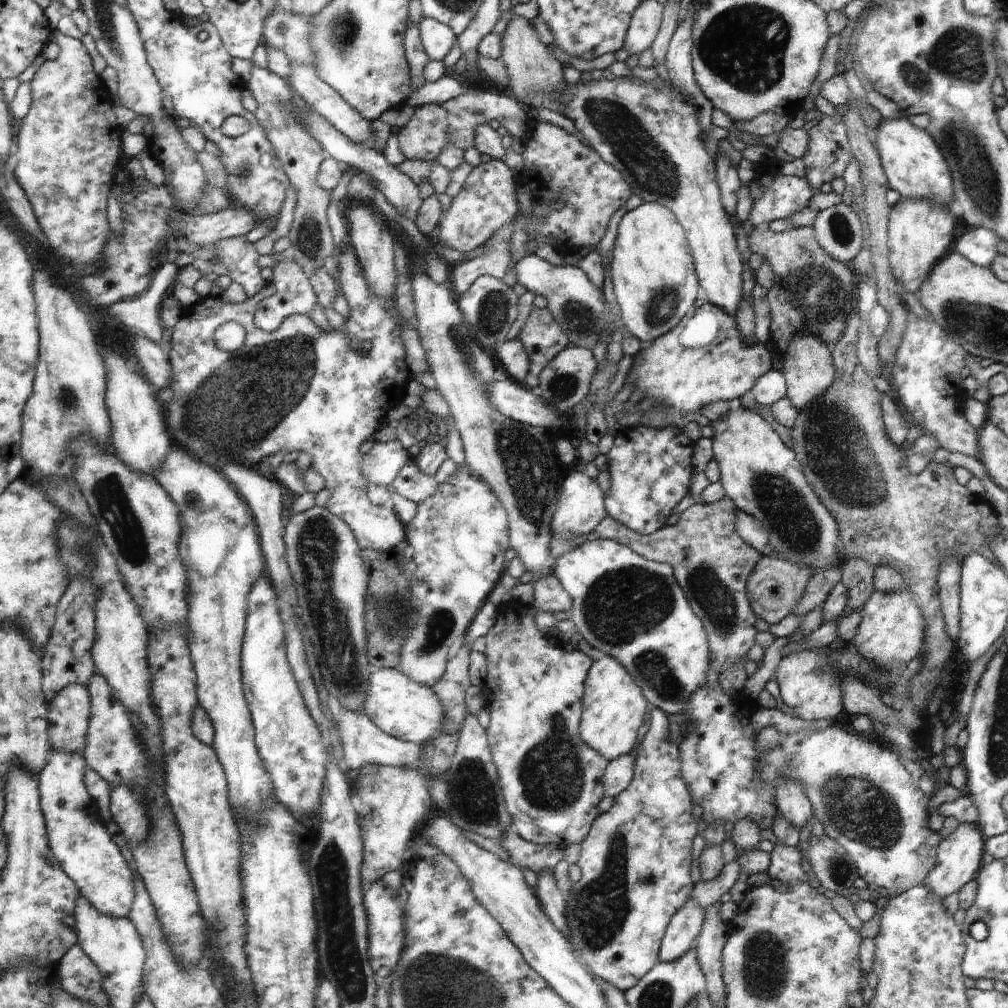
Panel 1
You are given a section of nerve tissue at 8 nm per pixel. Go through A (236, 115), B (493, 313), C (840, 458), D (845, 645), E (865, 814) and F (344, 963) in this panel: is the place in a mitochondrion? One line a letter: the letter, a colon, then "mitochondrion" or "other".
A: other
B: mitochondrion
C: mitochondrion
D: other
E: mitochondrion
F: mitochondrion

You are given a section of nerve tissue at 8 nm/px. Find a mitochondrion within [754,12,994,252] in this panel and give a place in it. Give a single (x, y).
(959, 54)

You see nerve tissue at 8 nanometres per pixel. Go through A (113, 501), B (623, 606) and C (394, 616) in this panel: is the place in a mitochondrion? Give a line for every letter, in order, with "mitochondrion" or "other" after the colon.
A: mitochondrion
B: mitochondrion
C: mitochondrion

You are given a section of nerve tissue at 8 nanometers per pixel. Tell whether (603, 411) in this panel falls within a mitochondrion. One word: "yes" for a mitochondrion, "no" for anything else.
no

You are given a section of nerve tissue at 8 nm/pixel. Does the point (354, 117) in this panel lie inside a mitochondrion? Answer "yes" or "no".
no

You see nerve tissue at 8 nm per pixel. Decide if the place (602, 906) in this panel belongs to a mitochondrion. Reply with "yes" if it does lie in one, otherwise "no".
yes

